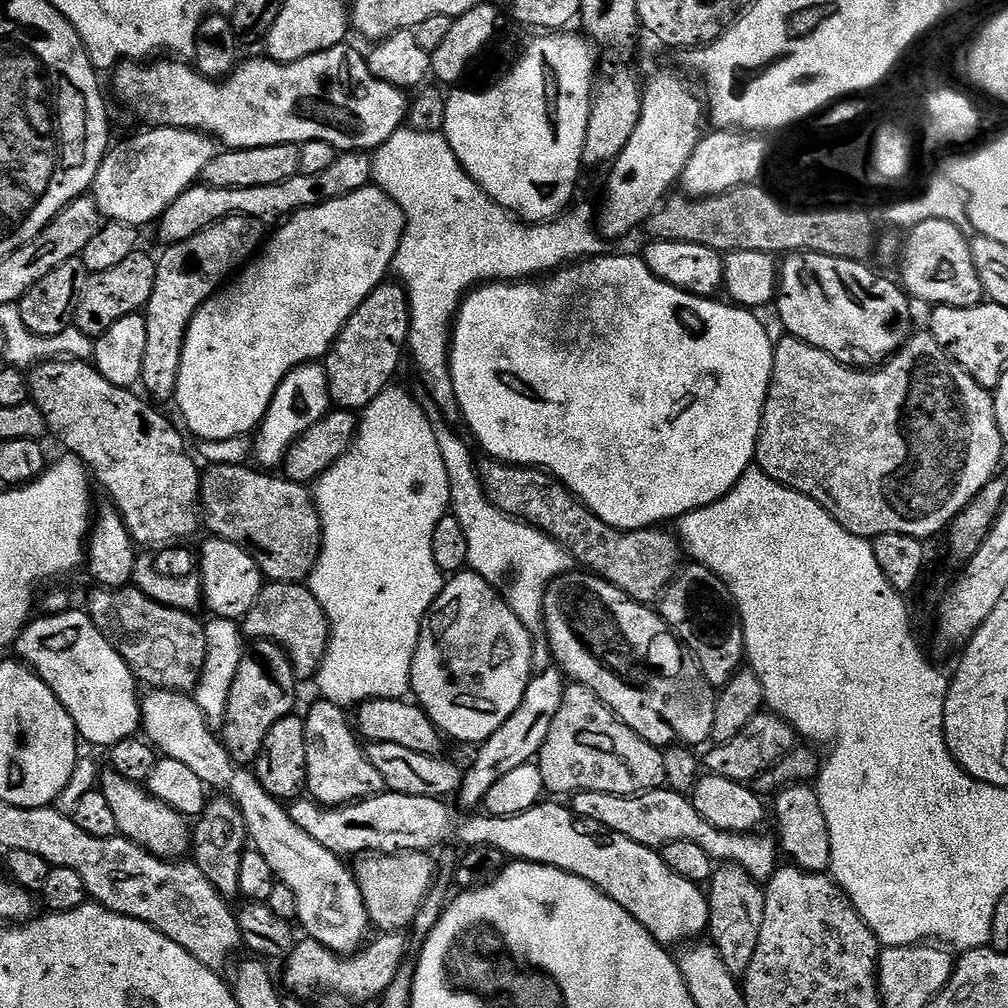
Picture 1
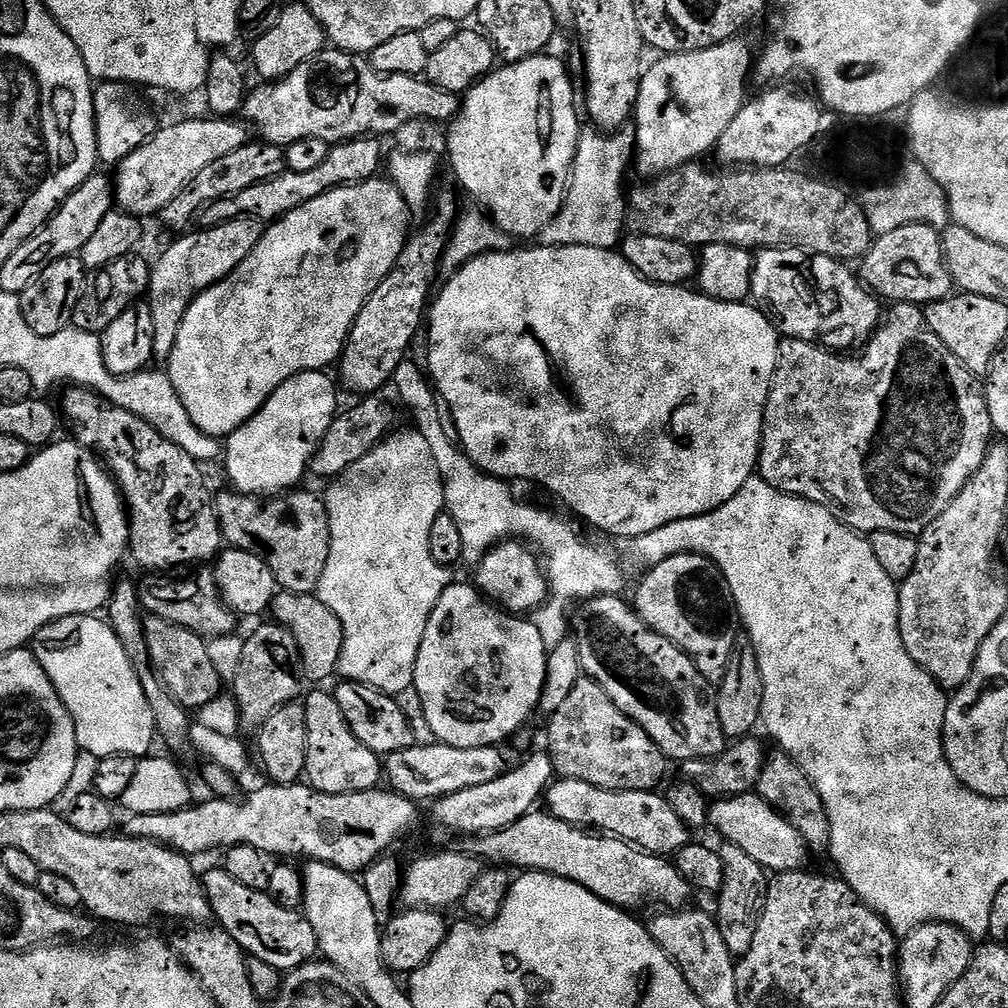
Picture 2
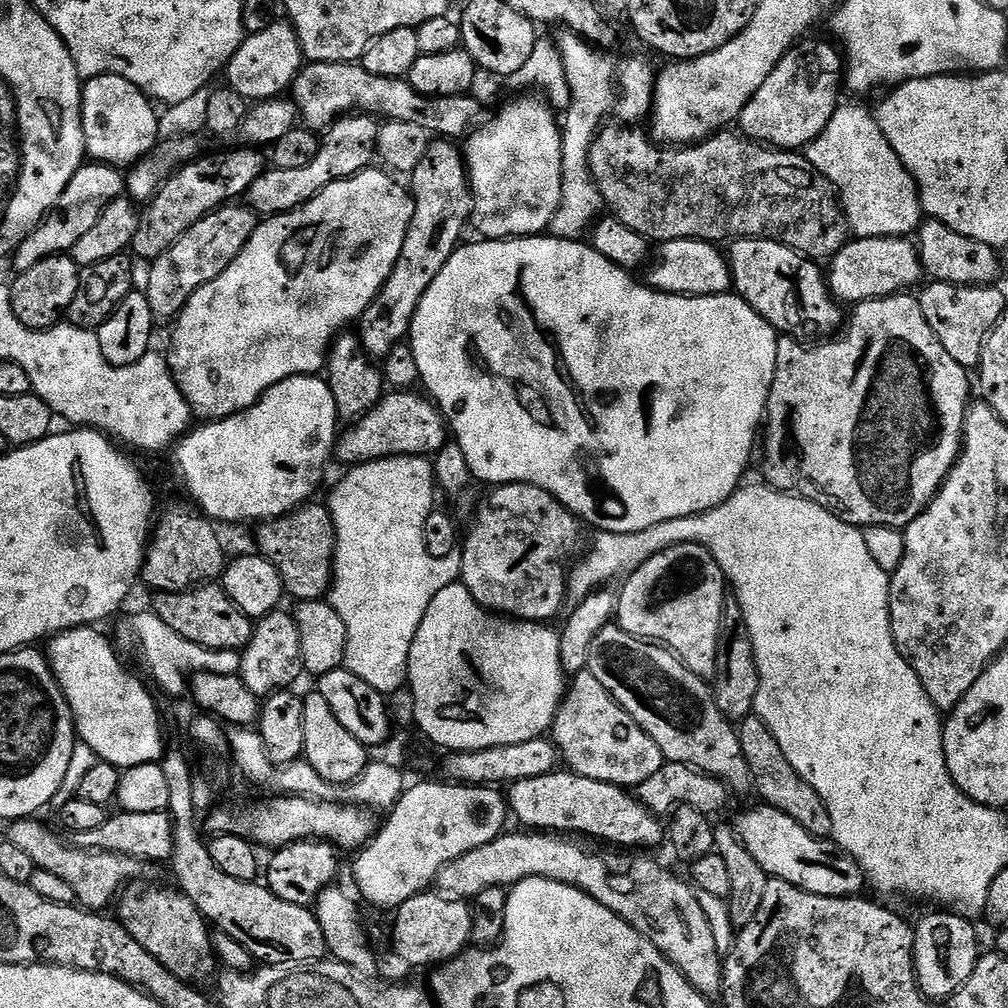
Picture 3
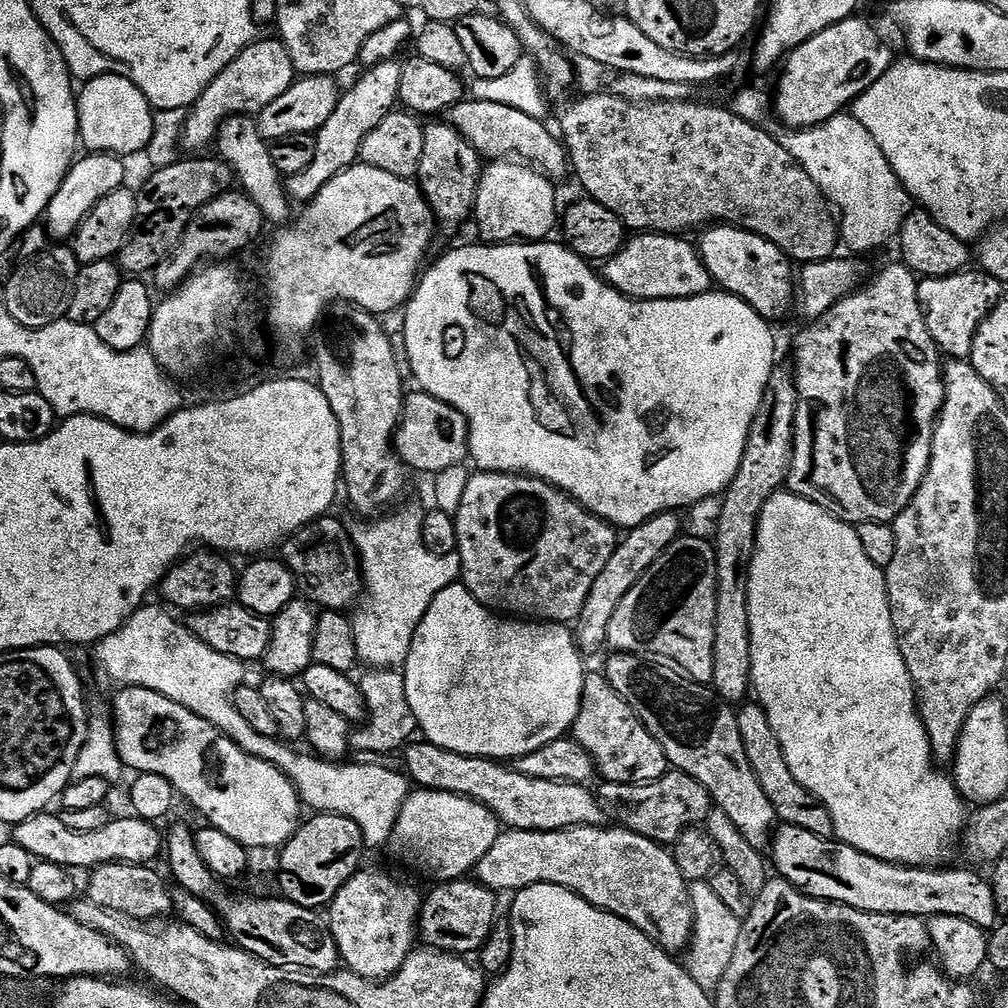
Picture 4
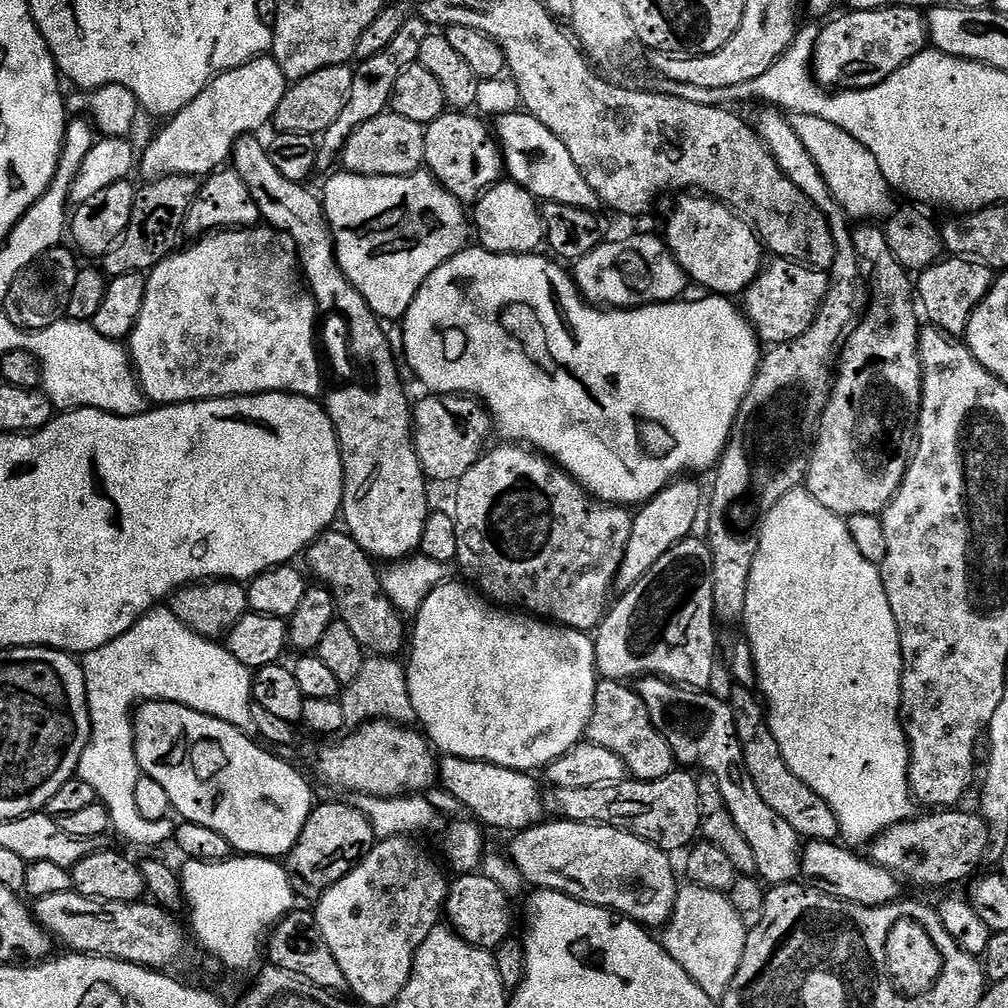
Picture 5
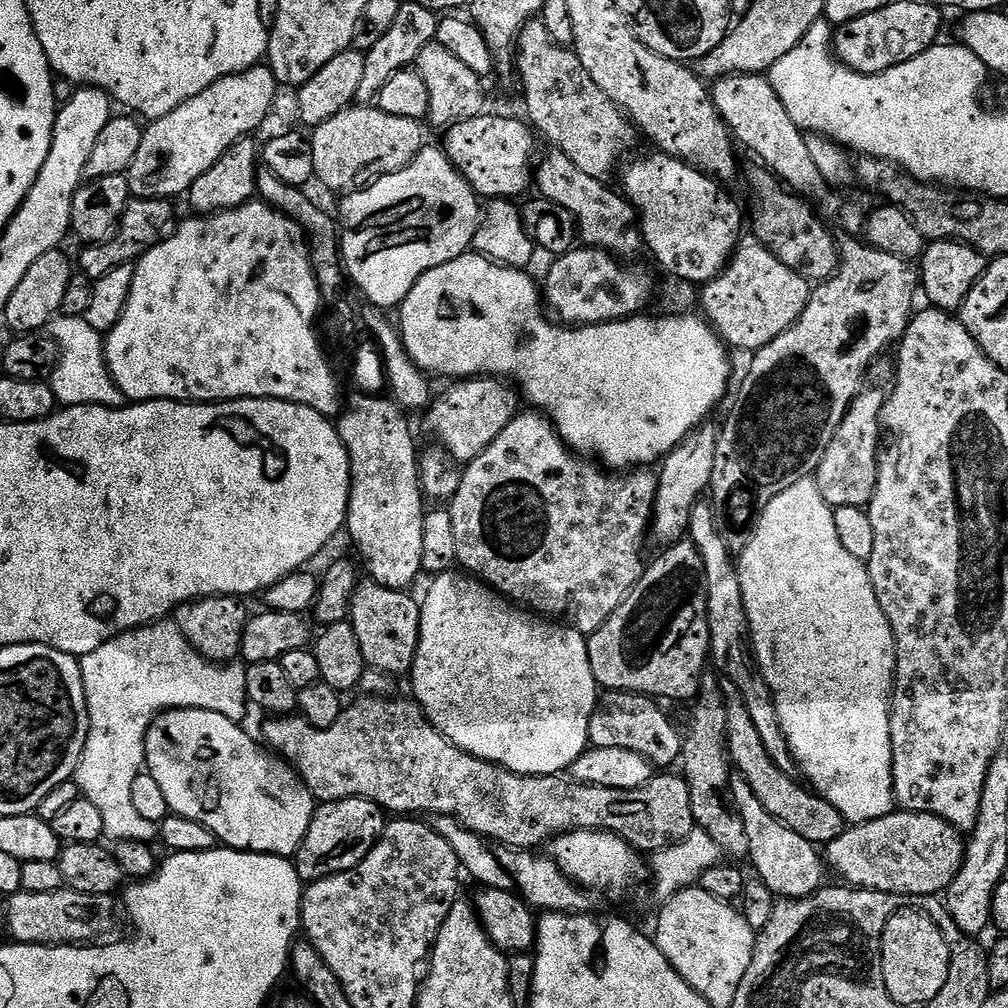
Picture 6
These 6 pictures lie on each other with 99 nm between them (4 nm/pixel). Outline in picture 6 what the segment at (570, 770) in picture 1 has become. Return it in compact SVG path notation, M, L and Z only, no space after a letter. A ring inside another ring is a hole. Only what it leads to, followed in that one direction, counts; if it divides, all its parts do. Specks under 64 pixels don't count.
M605 691L590 718L589 745L593 748L610 746L617 750L634 750L634 754L642 754L642 758L646 758L657 769L671 769L668 767L680 760L684 741L681 729L676 729L675 722L659 706L653 697L639 696L637 692Z

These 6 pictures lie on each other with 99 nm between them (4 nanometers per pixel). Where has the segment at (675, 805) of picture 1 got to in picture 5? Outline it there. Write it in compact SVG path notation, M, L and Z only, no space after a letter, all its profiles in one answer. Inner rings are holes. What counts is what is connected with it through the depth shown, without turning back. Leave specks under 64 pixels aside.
M441 755L438 760L438 784L444 787L458 803L473 812L481 825L489 824L492 828L501 828L507 834L515 834L539 824L546 816L546 796L536 785L535 775L515 772L512 768L503 768L497 764L487 764L485 760L464 760L461 756Z

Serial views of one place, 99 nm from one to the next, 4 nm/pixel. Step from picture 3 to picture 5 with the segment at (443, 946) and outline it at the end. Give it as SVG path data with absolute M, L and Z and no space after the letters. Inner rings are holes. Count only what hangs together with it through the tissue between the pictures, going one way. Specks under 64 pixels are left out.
M483 874L457 875L448 886L448 900L444 904L447 923L467 944L495 950L512 932L513 901L489 876Z

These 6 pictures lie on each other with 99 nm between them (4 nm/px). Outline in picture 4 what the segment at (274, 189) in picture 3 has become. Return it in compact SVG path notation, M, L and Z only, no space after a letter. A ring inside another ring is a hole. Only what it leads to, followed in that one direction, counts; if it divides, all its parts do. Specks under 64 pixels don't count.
M399 59L378 62L378 66L364 68L361 76L357 78L356 85L345 91L340 97L334 114L326 126L322 126L319 132L315 133L316 149L314 150L314 162L302 170L302 174L294 174L287 177L286 187L288 199L293 202L307 202L315 198L338 174L352 167L360 158L362 142L366 142L366 134L382 122L397 107L400 91L398 85L402 82L402 63Z

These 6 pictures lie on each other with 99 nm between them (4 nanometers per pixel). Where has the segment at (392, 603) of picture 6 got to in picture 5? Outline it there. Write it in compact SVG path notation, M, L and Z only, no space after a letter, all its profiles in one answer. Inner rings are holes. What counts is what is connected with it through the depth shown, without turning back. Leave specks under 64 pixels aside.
M325 530L306 550L308 556L307 571L317 576L323 587L331 588L336 603L339 623L350 626L350 634L377 657L399 657L399 652L406 648L405 617L390 602L384 593L384 585L378 575L373 557L354 542L347 531Z

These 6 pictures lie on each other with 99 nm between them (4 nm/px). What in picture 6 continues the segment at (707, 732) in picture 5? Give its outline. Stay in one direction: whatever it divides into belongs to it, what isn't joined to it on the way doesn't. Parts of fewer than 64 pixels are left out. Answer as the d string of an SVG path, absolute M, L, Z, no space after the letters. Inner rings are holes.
M739 774L733 775L730 791L746 826L746 838L750 838L747 859L752 860L753 866L756 867L755 875L759 880L766 882L766 886L770 886L777 898L785 900L801 900L819 892L825 883L826 864L821 853L820 856L816 853L819 852L817 845L802 838L802 834L794 834L794 830L775 820L766 810L766 806L762 806L762 802L754 798L754 790L750 790L750 784Z

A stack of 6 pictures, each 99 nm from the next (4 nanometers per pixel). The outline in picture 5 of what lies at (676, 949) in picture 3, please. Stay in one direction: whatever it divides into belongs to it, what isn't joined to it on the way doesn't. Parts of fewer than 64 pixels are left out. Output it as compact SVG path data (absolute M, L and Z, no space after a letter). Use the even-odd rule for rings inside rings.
M563 818L553 821L553 824L533 824L531 828L525 828L511 837L510 860L533 889L561 892L573 896L575 900L581 900L583 904L608 908L621 916L627 916L629 920L643 924L649 930L665 927L675 908L678 891L676 872L672 869L673 857L669 853L661 852L659 848L632 832L611 828L608 824L580 824L577 820Z

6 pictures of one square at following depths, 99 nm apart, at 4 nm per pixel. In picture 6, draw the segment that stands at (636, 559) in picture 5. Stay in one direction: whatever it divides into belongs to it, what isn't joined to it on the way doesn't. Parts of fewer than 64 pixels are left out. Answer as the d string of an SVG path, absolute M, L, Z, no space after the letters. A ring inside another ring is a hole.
M712 422L701 424L676 449L668 453L659 465L650 532L655 539L657 536L661 540L661 545L678 544L688 536L690 516L694 514L696 505L705 499L712 482L717 435L717 425L712 425Z

